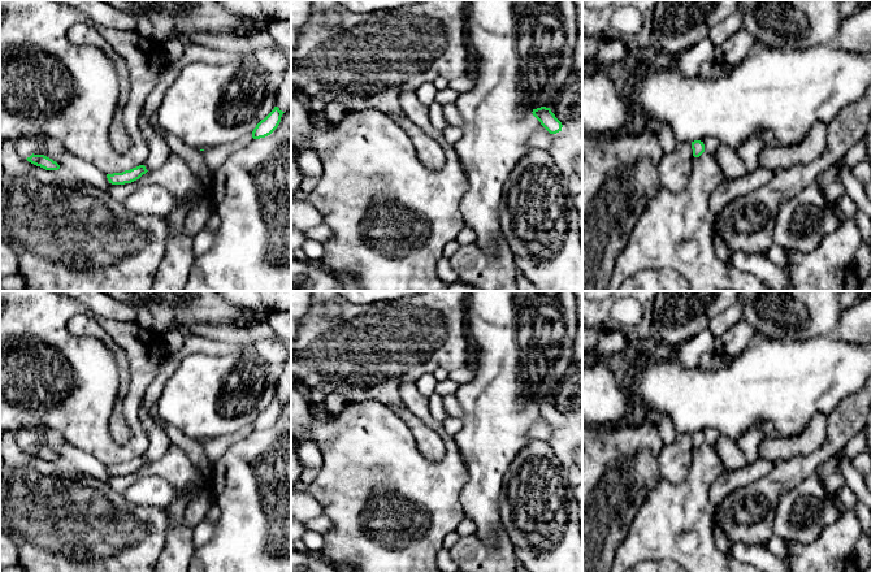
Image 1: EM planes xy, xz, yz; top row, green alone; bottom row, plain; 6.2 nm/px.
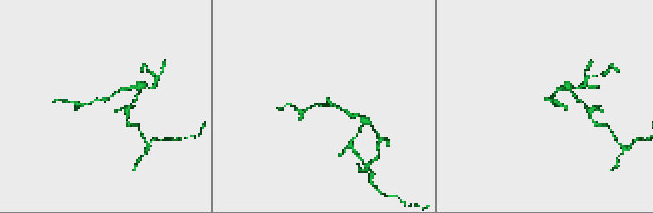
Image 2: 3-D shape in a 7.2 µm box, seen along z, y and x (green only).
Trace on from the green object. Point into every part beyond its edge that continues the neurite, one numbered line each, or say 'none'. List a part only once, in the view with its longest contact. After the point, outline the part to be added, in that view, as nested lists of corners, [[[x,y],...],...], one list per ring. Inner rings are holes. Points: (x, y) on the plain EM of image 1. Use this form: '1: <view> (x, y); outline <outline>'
none

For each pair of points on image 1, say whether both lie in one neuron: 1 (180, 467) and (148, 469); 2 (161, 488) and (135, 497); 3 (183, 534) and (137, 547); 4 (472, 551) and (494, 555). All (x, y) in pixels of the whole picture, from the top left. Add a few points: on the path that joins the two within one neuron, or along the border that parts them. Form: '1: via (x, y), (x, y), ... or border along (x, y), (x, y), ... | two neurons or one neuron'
1: via (172, 467), (156, 468) | one neuron
2: via (155, 490), (142, 493) | one neuron
3: border along (165, 508), (167, 538), (157, 558) | two neurons
4: via (477, 555), (489, 555) | one neuron

